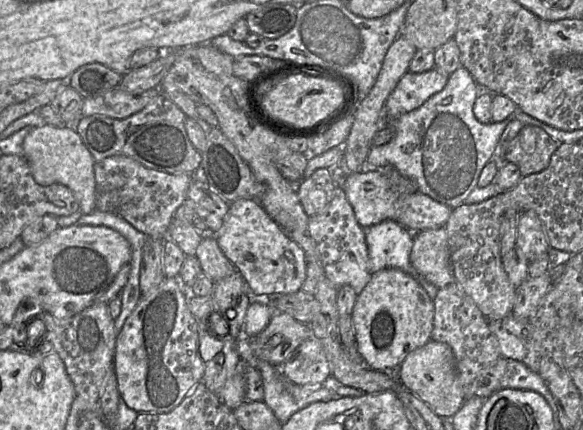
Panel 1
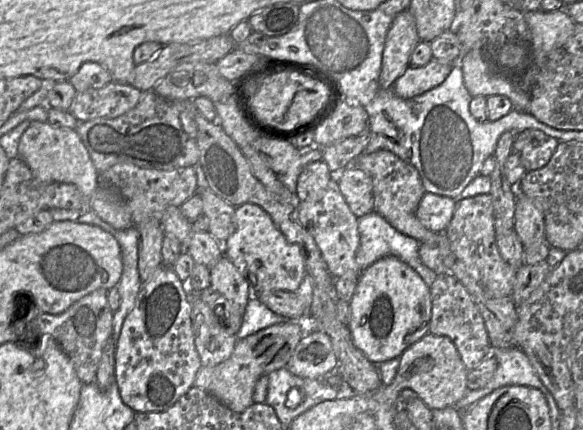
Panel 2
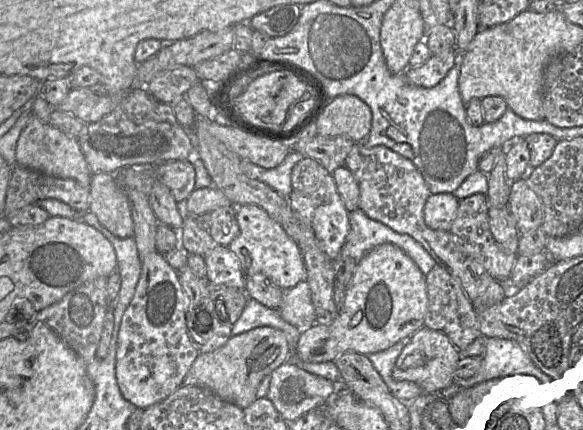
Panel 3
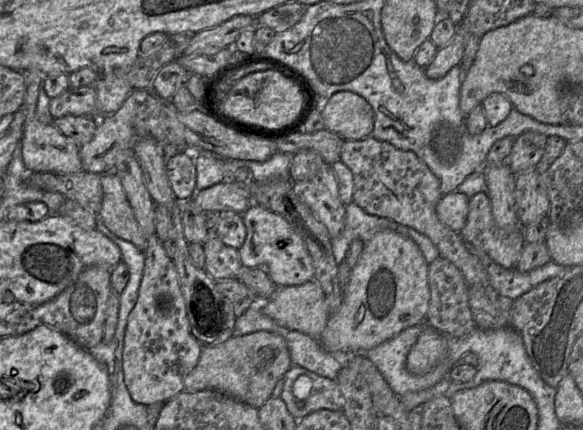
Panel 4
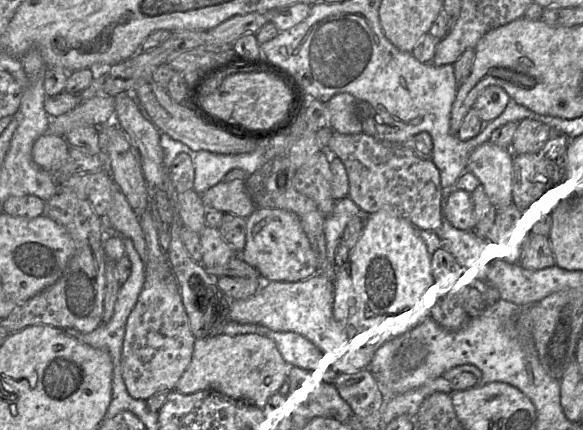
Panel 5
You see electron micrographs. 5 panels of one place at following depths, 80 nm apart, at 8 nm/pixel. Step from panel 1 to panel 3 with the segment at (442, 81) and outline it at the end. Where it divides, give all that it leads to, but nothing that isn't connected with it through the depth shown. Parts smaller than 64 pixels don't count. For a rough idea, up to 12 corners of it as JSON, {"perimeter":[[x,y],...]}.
{"perimeter":[[456,49],[408,67],[407,80],[432,88],[455,66]]}

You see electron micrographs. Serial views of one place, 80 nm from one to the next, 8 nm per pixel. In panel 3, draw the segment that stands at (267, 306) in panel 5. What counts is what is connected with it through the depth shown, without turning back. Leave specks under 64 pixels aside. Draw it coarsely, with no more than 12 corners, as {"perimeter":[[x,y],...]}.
{"perimeter":[[308,281],[284,291],[280,316],[299,329],[316,324]]}

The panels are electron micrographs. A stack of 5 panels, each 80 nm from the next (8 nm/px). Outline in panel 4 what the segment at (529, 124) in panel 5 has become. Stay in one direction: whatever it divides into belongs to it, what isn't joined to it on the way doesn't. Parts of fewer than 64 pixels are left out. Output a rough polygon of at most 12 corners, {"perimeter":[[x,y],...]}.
{"perimeter":[[532,131],[519,135],[507,157],[516,174],[534,168],[547,138]]}

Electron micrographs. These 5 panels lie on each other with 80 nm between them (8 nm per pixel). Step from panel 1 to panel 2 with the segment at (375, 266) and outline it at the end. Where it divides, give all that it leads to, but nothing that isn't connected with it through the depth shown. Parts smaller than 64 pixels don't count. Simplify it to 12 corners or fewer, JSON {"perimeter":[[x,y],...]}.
{"perimeter":[[373,211],[358,218],[356,262],[385,256],[411,266],[430,287],[437,274],[419,256],[420,242]]}

